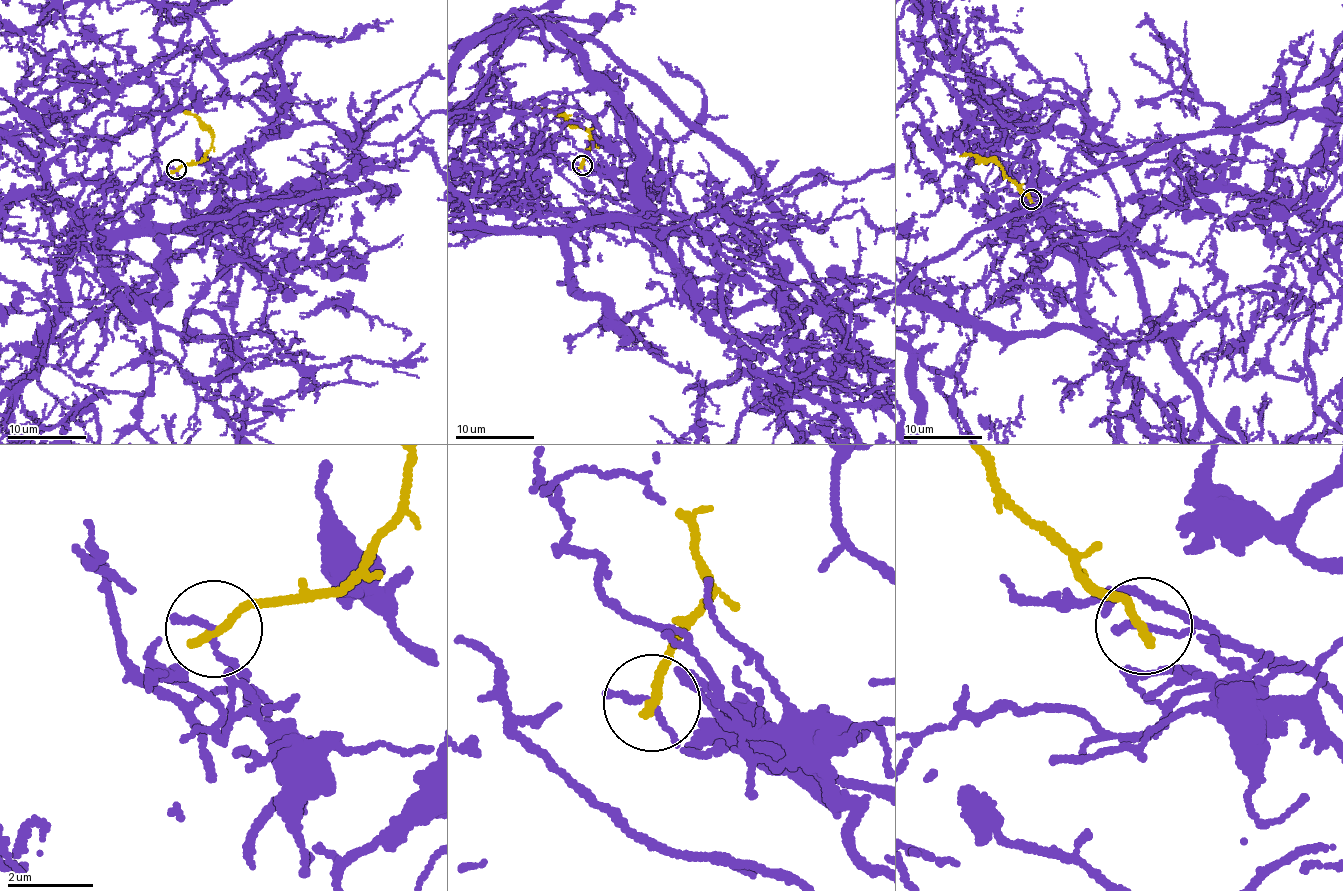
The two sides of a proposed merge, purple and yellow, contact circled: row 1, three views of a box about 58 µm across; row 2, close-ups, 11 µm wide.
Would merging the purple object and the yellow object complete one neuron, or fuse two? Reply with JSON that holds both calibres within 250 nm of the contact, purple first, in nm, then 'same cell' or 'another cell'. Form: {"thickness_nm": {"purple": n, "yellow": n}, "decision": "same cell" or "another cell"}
{"thickness_nm": {"purple": 170, "yellow": 240}, "decision": "another cell"}

